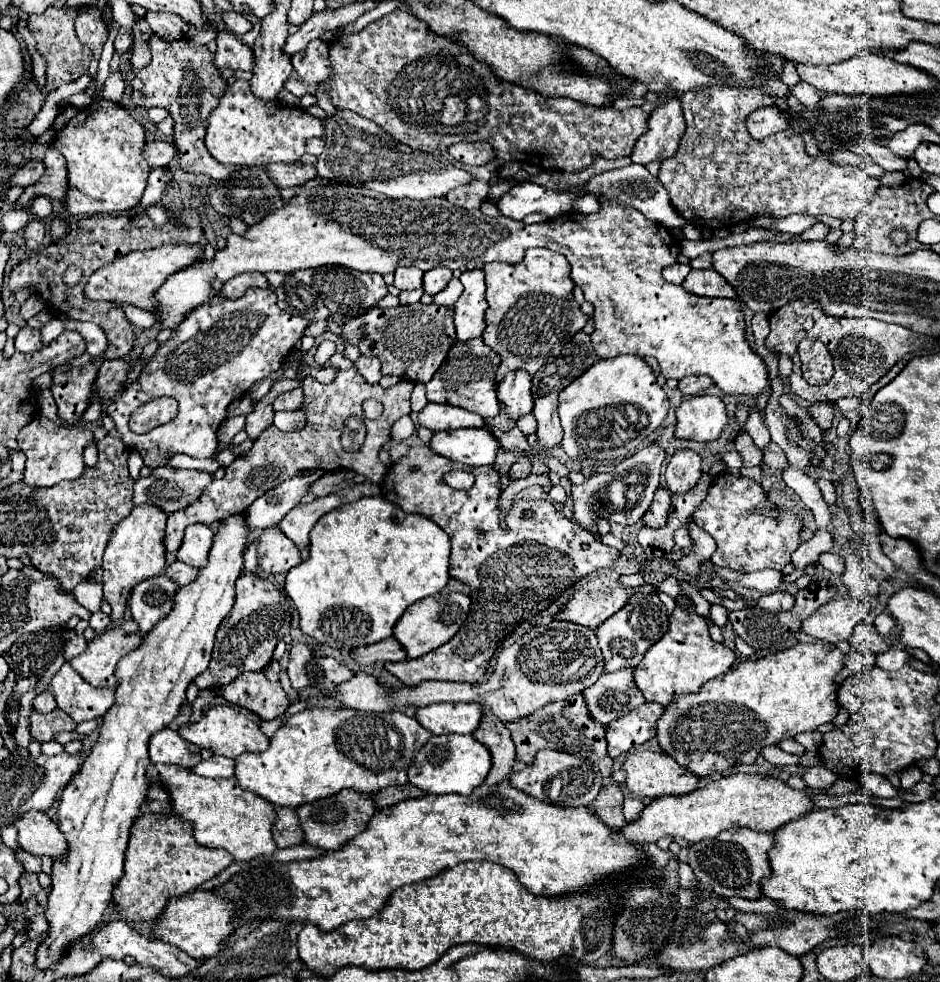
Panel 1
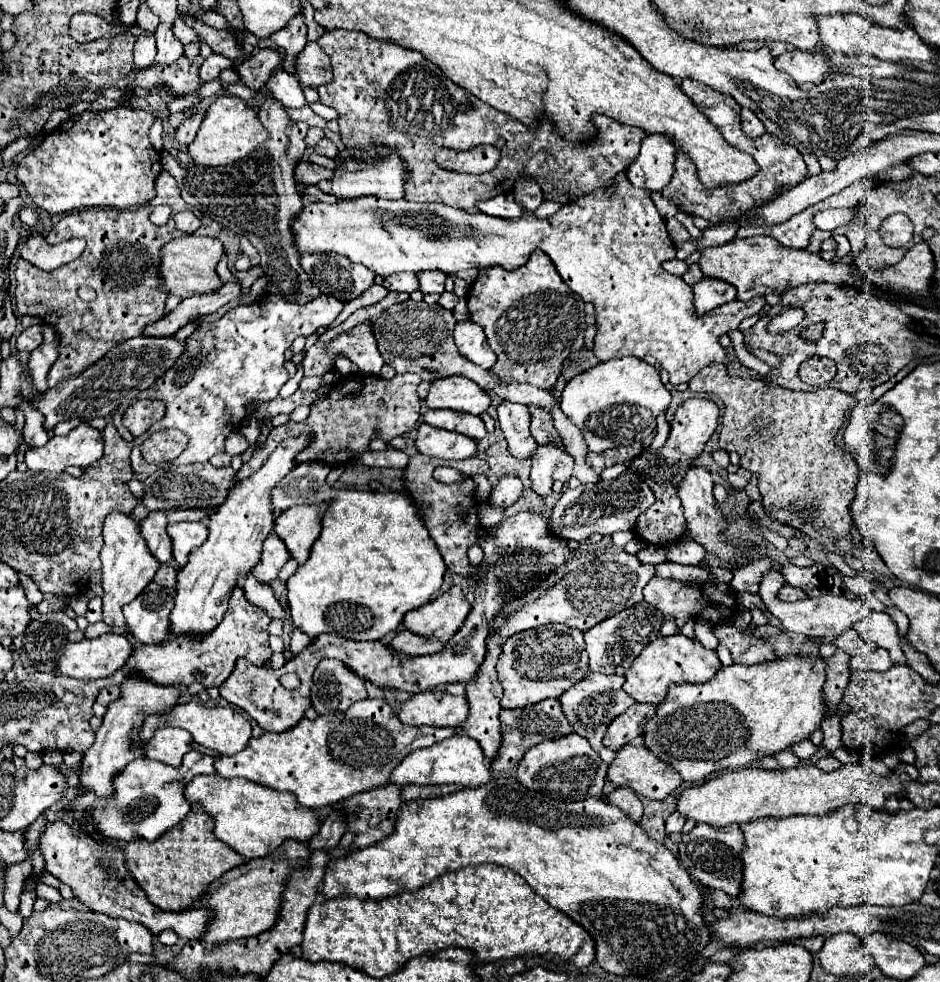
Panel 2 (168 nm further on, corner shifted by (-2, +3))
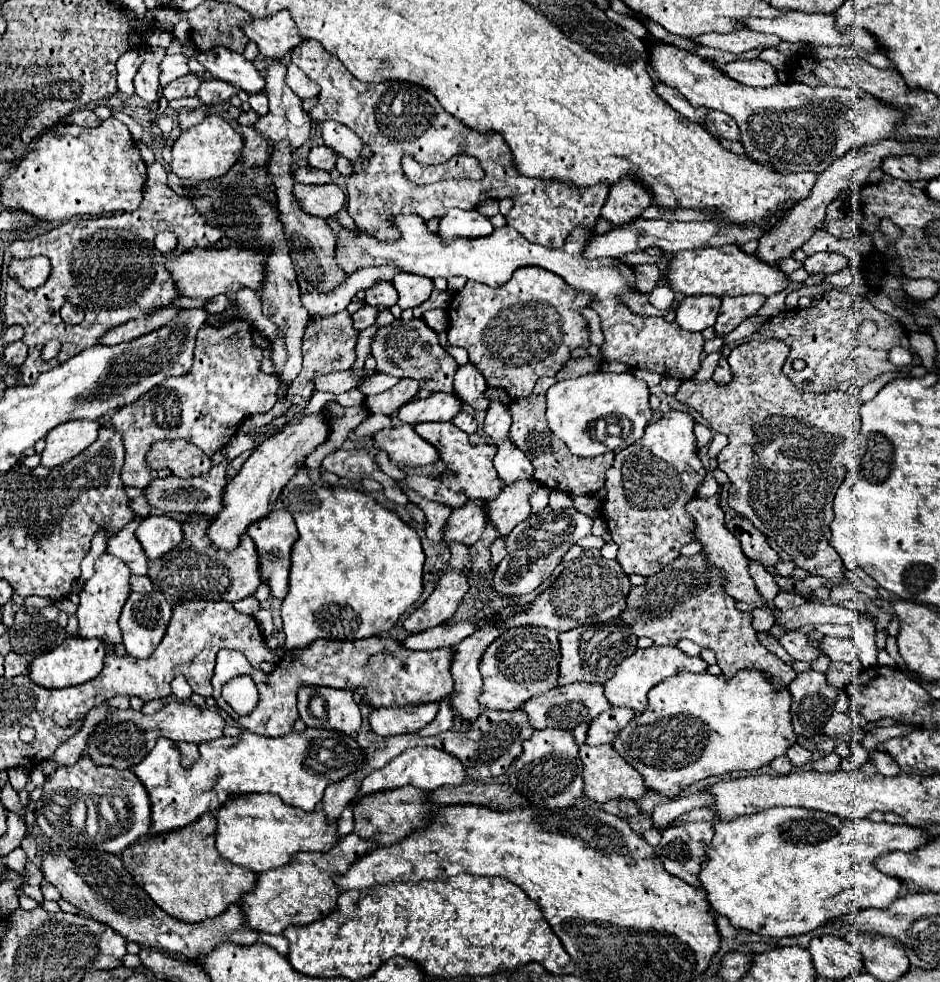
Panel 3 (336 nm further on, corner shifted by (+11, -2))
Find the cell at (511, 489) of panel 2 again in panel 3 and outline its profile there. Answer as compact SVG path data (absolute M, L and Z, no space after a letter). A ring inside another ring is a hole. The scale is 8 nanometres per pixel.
M474 499L460 509L454 509L446 521L442 539L446 545L462 543L472 547L486 527L486 511L482 511L482 501Z

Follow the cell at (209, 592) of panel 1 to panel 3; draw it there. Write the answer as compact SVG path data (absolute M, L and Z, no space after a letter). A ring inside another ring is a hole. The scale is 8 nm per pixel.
M304 413L298 421L288 423L282 431L266 439L260 447L252 451L248 461L242 465L240 473L228 481L224 491L224 509L216 515L208 529L208 537L218 549L234 549L240 541L240 535L246 533L246 527L274 509L274 503L280 491L288 485L288 481L296 475L296 471L304 465L306 457L322 445L330 435L330 425L324 413Z

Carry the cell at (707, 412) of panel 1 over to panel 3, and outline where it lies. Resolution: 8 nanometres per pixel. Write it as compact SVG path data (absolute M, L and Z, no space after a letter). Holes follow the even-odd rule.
M670 411L656 423L650 423L640 441L622 449L614 457L614 465L606 473L606 499L602 501L602 515L610 523L612 539L620 547L618 563L626 575L636 573L642 577L654 575L654 571L672 563L680 549L694 541L694 519L686 513L686 503L696 497L698 487L704 481L704 467L698 457L694 419L682 411Z

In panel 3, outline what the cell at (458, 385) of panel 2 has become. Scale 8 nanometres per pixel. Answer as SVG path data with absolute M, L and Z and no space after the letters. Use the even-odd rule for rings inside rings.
M434 393L428 399L412 399L398 411L398 419L408 425L426 421L452 421L462 403L454 393Z

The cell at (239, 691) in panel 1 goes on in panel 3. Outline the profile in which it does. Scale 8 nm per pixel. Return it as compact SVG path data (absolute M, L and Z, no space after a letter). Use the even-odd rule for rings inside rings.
M368 637L356 641L326 641L318 639L312 647L286 651L272 673L264 675L260 669L250 667L248 659L240 651L222 649L216 657L216 669L212 677L214 699L238 727L264 737L288 735L298 719L296 693L300 687L334 687L346 691L358 691L360 701L372 707L402 707L402 705L424 705L438 703L454 691L454 679L450 675L450 655L452 649L434 651L412 651L402 645L386 645L386 637ZM238 675L250 675L260 691L260 701L256 709L240 717L222 699L222 685Z

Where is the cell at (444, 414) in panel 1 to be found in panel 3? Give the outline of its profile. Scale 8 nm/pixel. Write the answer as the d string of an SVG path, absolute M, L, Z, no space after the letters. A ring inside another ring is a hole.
M418 423L414 431L434 445L440 453L440 461L446 463L450 469L448 473L440 475L440 481L454 491L466 491L474 495L484 495L484 499L494 499L500 495L500 481L496 469L492 467L492 447L490 445L472 445L468 441L468 433L460 431L452 423Z

